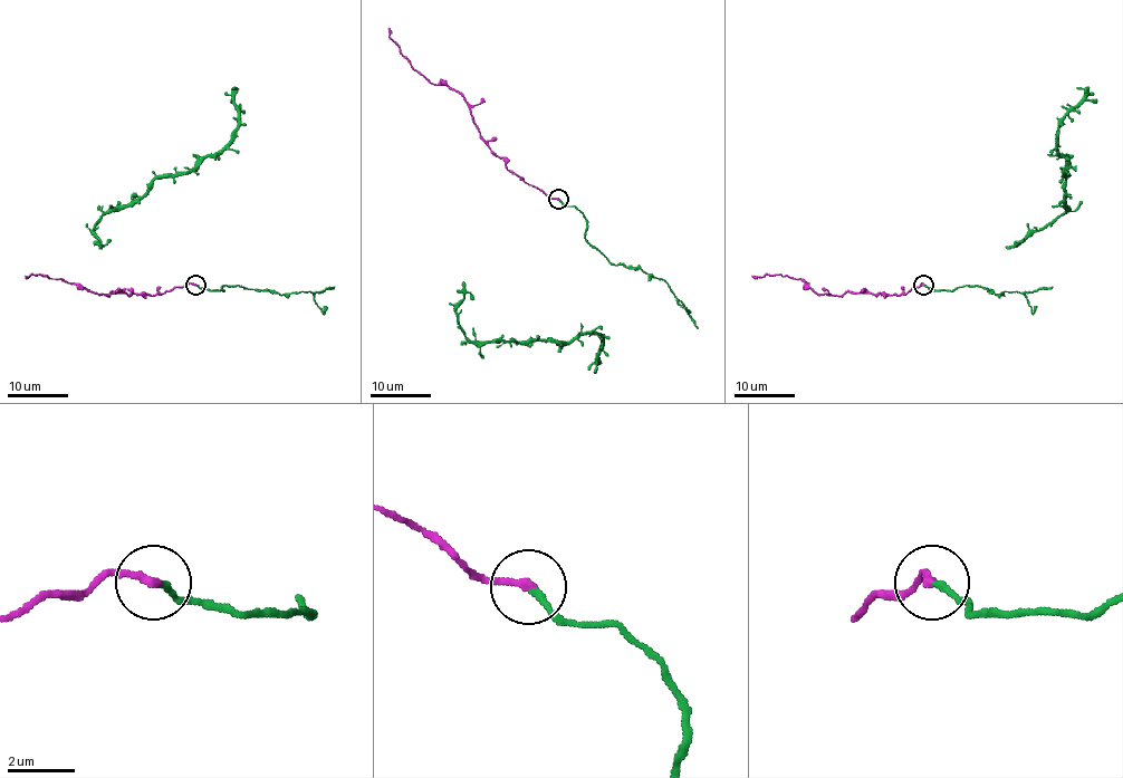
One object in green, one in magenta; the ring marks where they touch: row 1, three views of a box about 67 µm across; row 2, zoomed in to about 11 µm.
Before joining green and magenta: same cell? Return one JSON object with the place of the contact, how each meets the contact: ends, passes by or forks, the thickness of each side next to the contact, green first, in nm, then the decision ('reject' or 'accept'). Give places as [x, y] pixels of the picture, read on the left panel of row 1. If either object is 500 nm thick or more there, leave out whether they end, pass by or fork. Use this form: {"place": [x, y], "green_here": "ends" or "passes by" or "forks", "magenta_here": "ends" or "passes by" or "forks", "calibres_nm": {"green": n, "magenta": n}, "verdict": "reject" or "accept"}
{"place": [195, 285], "green_here": "ends", "magenta_here": "ends", "calibres_nm": {"green": 180, "magenta": 240}, "verdict": "accept"}

